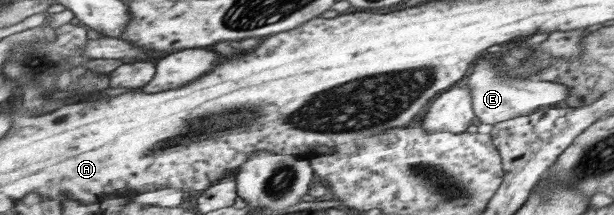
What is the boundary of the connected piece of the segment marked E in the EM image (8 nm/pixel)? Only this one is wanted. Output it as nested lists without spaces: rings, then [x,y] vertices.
[[[480,57],[471,68],[471,76],[467,76],[465,84],[471,90],[471,104],[475,122],[481,124],[497,124],[514,116],[525,116],[537,108],[560,105],[567,93],[559,83],[549,83],[537,78],[517,78],[517,76],[501,76],[489,58]]]

